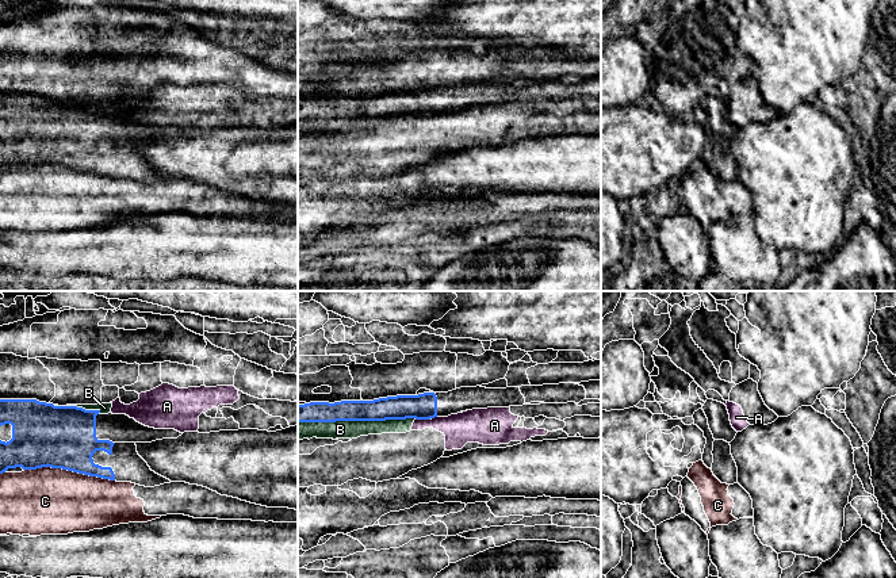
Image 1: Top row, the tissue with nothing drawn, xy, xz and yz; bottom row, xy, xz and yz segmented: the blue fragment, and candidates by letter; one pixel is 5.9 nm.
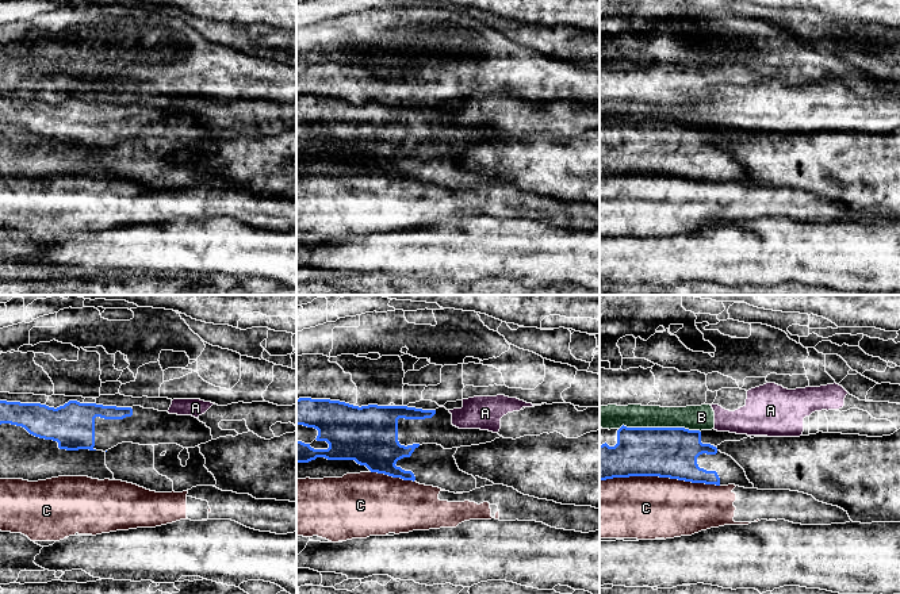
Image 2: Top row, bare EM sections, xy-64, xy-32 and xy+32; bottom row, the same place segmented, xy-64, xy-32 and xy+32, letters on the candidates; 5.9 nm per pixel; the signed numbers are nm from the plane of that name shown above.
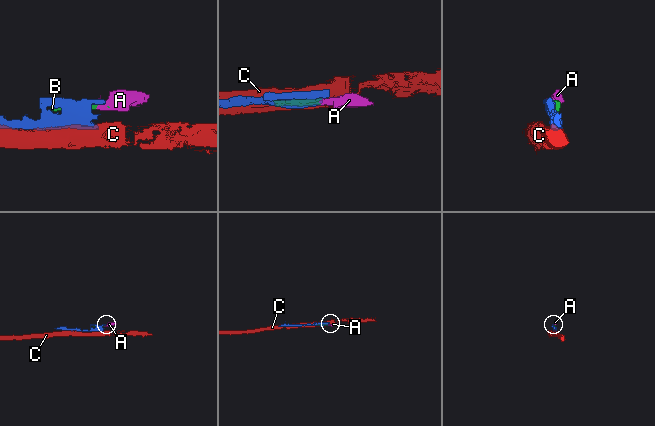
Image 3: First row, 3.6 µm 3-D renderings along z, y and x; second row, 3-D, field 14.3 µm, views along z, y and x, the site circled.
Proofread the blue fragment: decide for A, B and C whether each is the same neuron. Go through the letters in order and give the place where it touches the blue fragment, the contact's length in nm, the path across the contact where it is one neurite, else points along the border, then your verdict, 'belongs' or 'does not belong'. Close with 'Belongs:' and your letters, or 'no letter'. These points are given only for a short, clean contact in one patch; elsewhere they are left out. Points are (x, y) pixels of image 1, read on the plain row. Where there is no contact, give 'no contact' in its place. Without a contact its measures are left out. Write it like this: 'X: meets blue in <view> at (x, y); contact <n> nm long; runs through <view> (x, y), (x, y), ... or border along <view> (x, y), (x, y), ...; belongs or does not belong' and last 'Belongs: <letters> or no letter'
A: meets blue in xz at (422, 115); contact 90 nm long; border along xz (416, 115), (429, 117); does not belong
B: meets blue in xz at (356, 117); contact 700 nm long; does not belong
C: meets blue in xy at (69, 167); contact 550 nm long; does not belong
Belongs: no letter

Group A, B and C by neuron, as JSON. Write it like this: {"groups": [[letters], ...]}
{"groups": [["A", "B"], ["C"]]}

